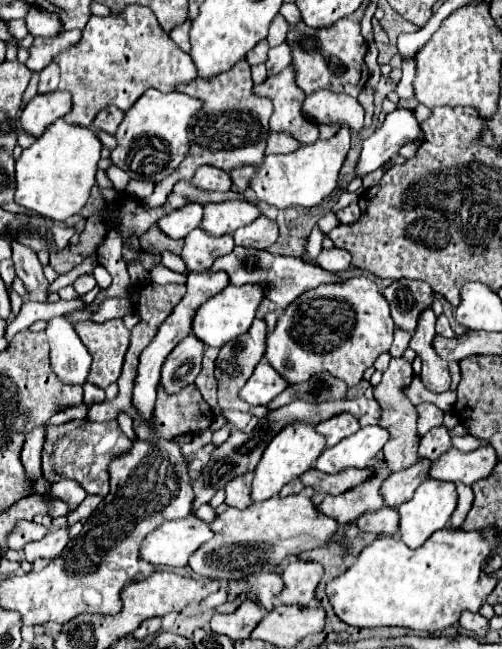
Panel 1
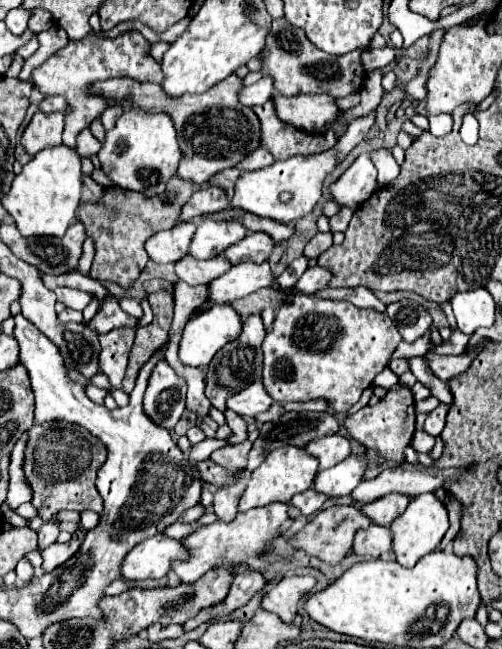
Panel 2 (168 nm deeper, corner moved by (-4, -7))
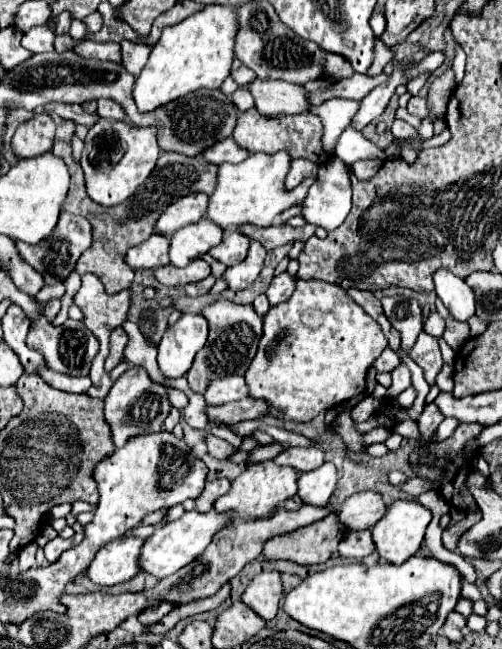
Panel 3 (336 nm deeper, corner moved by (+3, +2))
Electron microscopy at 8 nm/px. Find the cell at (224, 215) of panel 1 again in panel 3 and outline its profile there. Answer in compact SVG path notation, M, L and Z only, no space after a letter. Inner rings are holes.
M202 218L202 222L194 222L174 232L170 238L170 264L182 268L192 260L202 258L212 246L222 242L224 230L218 230L214 222Z

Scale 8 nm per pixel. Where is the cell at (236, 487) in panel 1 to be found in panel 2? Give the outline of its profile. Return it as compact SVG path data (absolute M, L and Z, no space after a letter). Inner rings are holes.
M237 481L233 485L219 487L213 495L213 511L219 521L229 521L233 515L237 515L237 503L245 491L245 483Z

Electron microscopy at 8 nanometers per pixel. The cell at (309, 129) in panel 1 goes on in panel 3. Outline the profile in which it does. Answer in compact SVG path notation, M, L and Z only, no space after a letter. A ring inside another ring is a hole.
M250 108L240 114L238 126L234 128L232 138L250 152L268 152L274 154L278 150L288 150L292 158L308 158L316 164L326 162L330 156L322 150L320 138L322 138L322 122L318 116L311 112L303 112L294 116L281 116L268 118L258 114L258 110Z

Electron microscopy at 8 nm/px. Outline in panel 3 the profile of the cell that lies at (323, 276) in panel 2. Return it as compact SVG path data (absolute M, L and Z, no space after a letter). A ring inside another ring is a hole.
M282 272L280 276L274 276L270 288L266 290L266 296L270 300L270 304L280 304L284 300L290 298L290 294L294 292L294 286L296 286L298 278L296 276L290 276L288 272Z

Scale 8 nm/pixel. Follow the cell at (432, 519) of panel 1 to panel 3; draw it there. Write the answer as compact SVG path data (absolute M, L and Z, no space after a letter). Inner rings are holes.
M394 500L392 506L388 508L386 516L372 526L372 536L374 536L374 544L376 544L378 554L386 562L402 564L404 560L408 560L410 556L414 556L418 552L418 548L420 548L420 544L424 540L426 526L430 524L430 520L432 520L432 512L426 506L422 506L420 502Z

